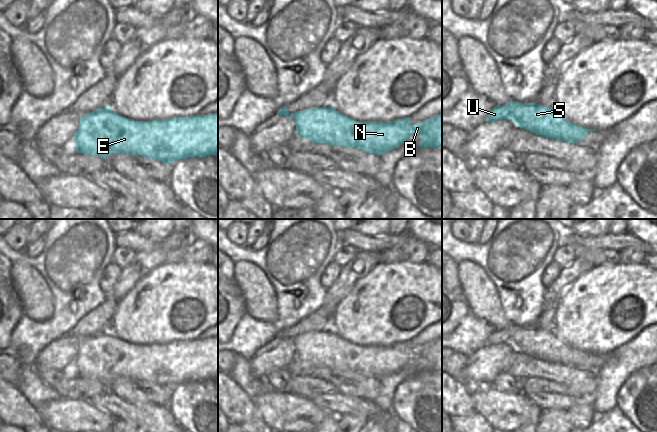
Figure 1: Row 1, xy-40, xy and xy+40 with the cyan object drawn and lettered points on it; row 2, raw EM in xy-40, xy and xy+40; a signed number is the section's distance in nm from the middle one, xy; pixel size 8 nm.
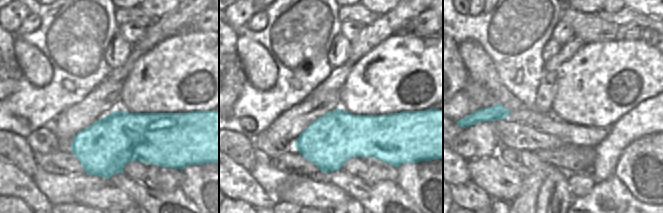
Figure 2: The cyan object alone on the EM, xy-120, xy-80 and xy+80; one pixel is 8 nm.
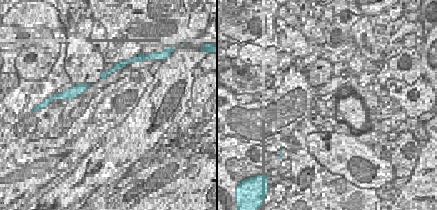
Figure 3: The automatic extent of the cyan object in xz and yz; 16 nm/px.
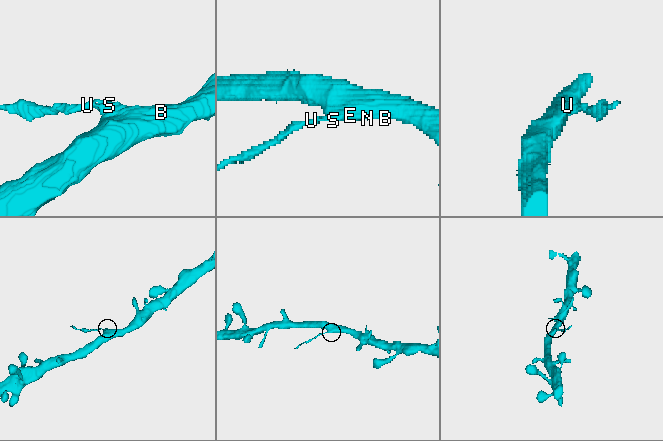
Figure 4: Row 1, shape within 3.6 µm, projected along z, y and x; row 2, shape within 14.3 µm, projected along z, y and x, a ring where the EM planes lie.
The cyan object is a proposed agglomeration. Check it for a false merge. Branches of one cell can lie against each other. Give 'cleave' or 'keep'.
cleave

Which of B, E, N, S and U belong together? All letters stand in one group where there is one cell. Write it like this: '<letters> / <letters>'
B E N S / U

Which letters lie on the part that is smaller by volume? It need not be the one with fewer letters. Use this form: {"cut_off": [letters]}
{"cut_off": ["U"]}

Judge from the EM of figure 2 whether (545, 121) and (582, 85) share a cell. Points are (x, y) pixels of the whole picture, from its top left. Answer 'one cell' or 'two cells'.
two cells

